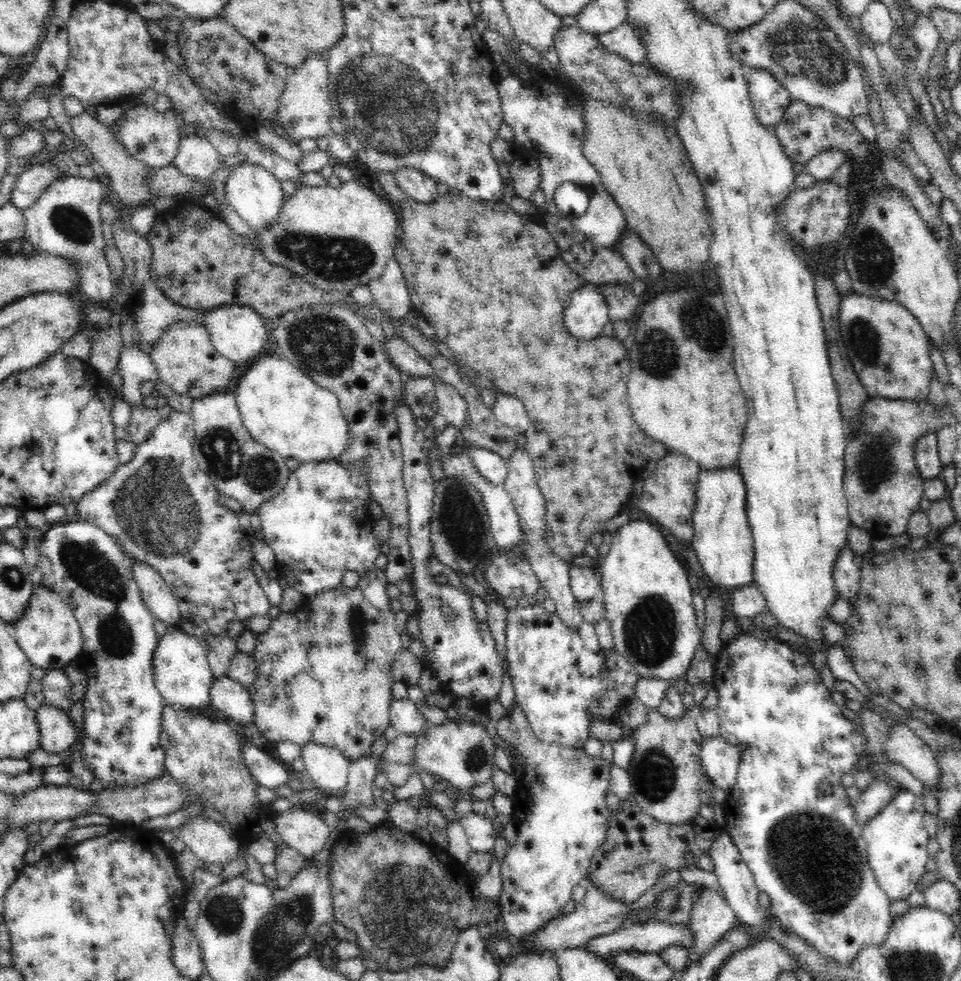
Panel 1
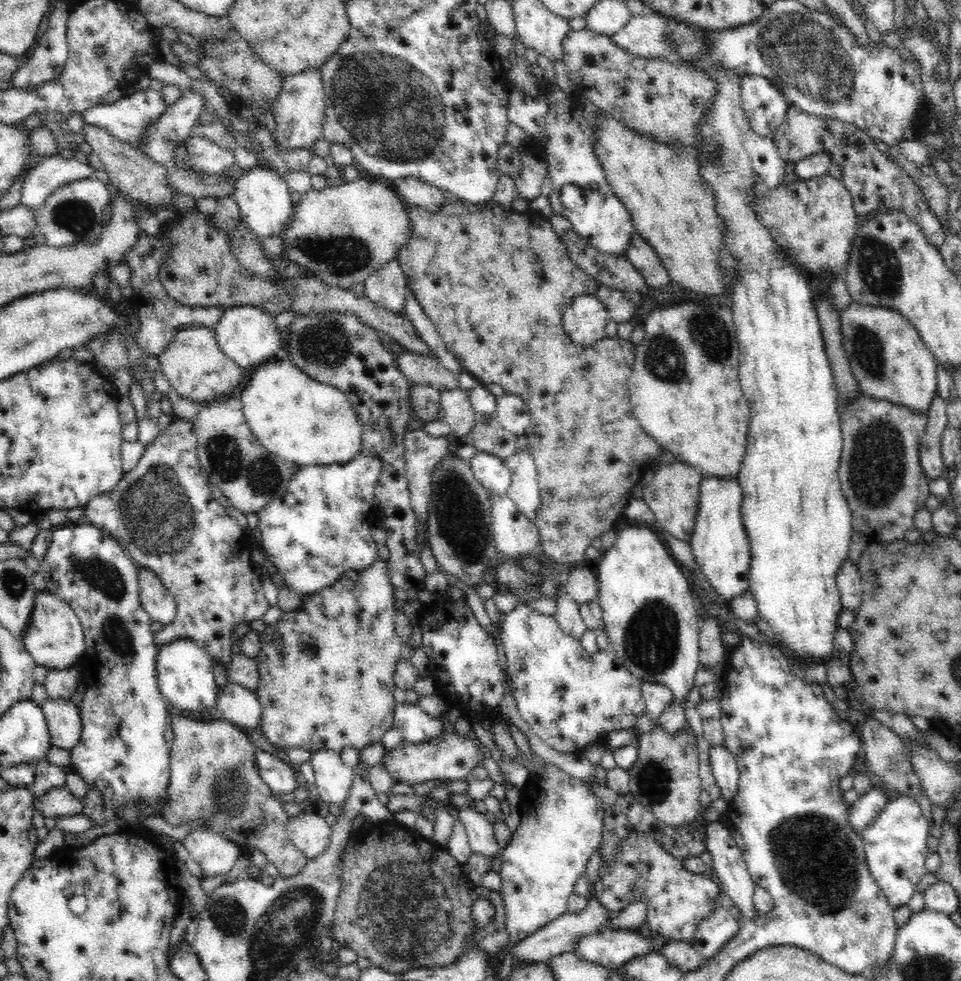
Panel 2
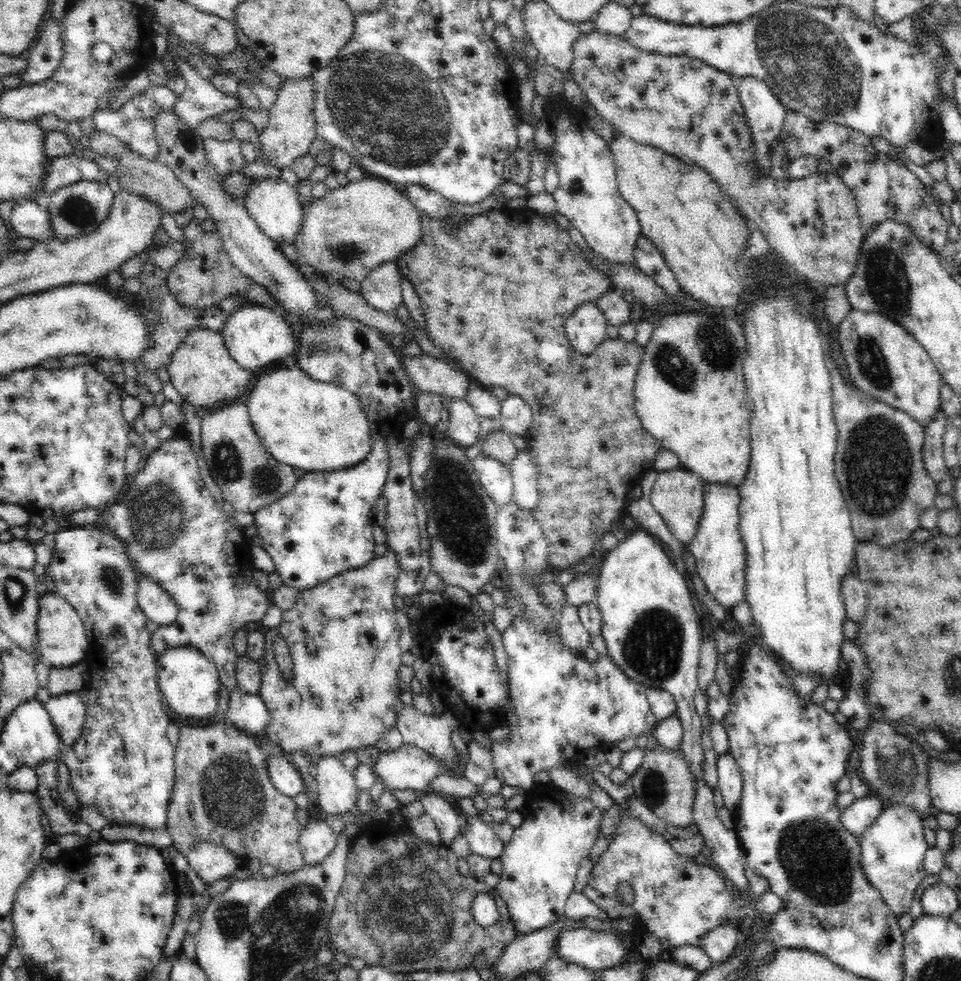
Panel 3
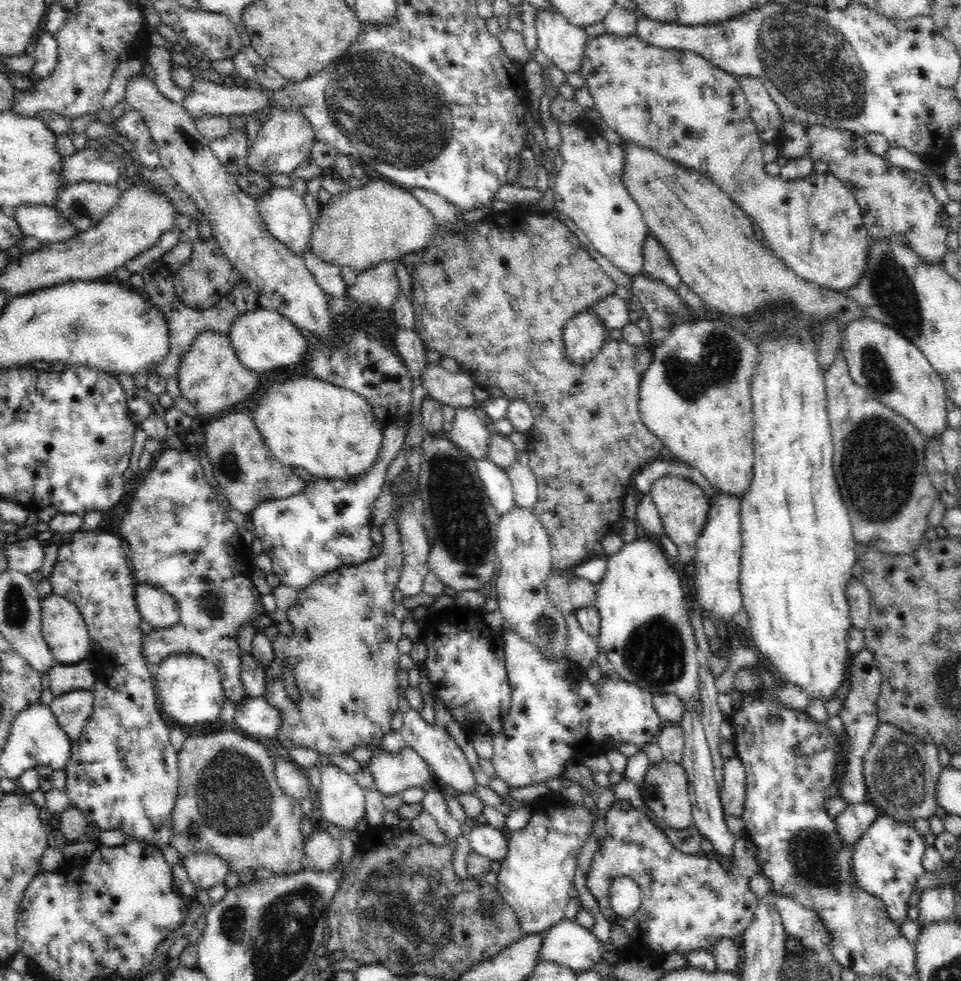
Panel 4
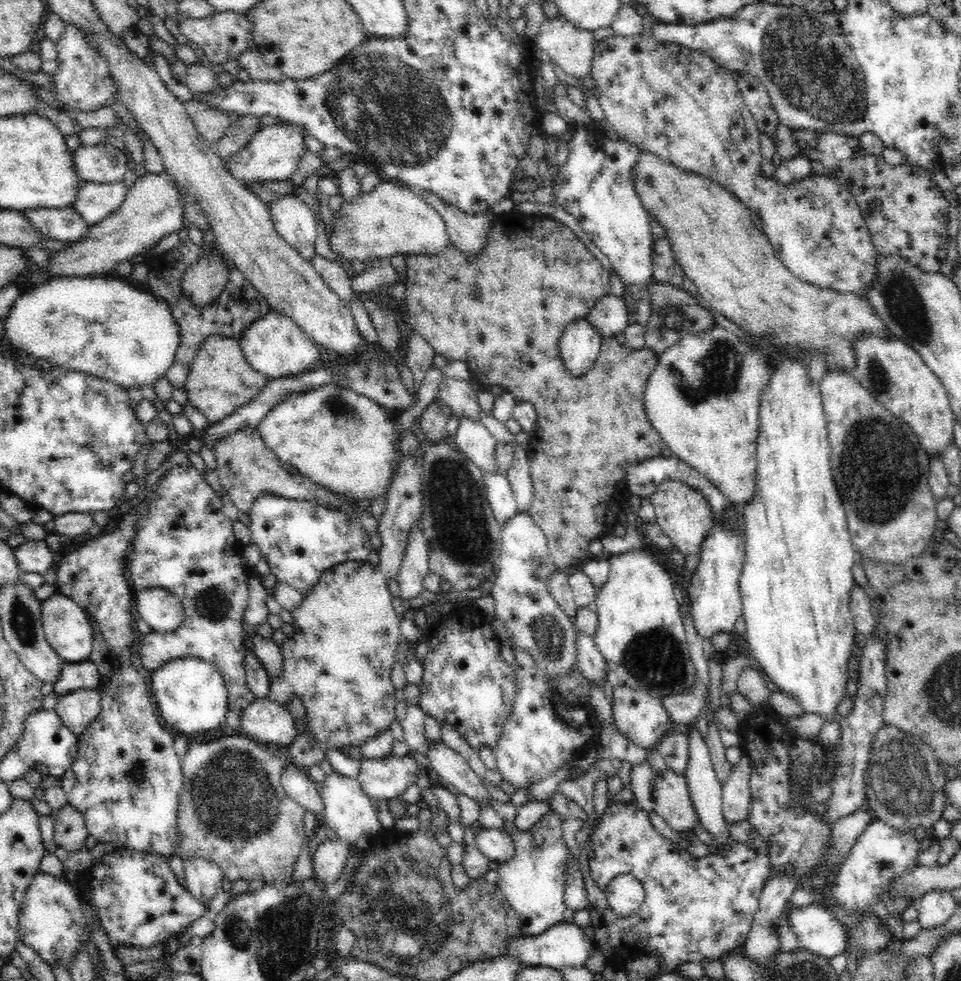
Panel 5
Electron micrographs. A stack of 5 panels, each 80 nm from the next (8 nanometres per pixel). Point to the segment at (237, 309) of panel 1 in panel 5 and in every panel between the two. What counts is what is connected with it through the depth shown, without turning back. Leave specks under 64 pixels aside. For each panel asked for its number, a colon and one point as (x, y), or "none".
2: (247, 334)
3: (256, 337)
4: (264, 340)
5: (274, 345)

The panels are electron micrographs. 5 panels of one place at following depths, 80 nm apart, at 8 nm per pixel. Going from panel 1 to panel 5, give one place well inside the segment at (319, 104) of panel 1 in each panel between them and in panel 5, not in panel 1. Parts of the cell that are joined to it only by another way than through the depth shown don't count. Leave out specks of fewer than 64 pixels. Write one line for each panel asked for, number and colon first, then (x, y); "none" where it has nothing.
2: (299, 106)
3: (291, 129)
4: (285, 140)
5: (275, 150)

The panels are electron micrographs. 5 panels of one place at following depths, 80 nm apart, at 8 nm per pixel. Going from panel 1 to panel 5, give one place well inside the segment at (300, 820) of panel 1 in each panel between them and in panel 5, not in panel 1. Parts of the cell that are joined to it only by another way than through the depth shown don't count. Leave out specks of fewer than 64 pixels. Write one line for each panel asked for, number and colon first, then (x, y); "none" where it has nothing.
2: (310, 833)
3: (316, 839)
4: (322, 851)
5: (329, 858)

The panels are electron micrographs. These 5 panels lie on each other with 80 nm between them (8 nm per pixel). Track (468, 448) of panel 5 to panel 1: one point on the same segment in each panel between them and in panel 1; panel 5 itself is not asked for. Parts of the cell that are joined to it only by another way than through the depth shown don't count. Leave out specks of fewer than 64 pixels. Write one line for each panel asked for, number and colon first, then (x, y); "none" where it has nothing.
1: (451, 404)
2: (458, 413)
3: (463, 426)
4: (469, 433)

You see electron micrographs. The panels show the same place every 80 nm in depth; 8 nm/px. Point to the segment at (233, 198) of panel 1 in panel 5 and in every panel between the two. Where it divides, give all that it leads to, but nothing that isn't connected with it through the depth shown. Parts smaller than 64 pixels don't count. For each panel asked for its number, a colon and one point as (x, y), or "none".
2: (262, 196)
3: (277, 208)
4: (287, 217)
5: (294, 221)

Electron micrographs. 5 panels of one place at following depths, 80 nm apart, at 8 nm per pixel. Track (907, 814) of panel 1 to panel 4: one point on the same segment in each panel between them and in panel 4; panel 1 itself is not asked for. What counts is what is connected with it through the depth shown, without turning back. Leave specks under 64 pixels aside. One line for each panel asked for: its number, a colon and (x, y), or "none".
2: (895, 847)
3: (892, 849)
4: (887, 859)

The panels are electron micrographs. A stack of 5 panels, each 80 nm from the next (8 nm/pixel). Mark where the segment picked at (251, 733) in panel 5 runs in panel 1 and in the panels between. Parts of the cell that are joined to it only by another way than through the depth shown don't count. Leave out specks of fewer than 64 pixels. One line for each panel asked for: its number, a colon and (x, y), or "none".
1: (230, 697)
2: (238, 705)
3: (246, 711)
4: (255, 718)

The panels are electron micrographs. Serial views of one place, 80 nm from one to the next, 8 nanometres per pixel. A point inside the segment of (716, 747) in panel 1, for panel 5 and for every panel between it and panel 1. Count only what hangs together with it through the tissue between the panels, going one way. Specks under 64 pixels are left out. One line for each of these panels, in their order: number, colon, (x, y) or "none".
2: (723, 763)
3: (730, 782)
4: (732, 792)
5: (735, 793)

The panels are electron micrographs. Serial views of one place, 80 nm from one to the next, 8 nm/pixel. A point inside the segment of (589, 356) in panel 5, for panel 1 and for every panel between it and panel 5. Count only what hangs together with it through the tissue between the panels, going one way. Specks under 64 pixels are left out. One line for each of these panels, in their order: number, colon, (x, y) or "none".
1: (586, 314)
2: (584, 320)
3: (585, 328)
4: (583, 336)

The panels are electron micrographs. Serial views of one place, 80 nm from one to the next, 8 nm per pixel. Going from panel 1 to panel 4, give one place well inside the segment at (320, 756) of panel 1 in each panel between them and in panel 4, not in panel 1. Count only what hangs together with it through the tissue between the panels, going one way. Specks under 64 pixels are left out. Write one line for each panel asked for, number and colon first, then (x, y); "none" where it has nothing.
2: (333, 778)
3: (336, 791)
4: (341, 799)

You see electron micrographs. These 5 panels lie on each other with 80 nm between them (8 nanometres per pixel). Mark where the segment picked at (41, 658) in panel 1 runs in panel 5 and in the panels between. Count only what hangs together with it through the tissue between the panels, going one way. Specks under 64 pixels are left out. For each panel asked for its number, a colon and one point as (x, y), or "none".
2: (55, 638)
3: (61, 639)
4: (63, 627)
5: (67, 627)

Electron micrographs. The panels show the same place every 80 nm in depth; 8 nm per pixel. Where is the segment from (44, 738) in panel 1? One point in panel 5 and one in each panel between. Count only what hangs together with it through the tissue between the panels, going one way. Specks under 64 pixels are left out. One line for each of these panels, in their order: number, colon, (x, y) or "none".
2: (63, 717)
3: (68, 712)
4: (72, 710)
5: (77, 709)

